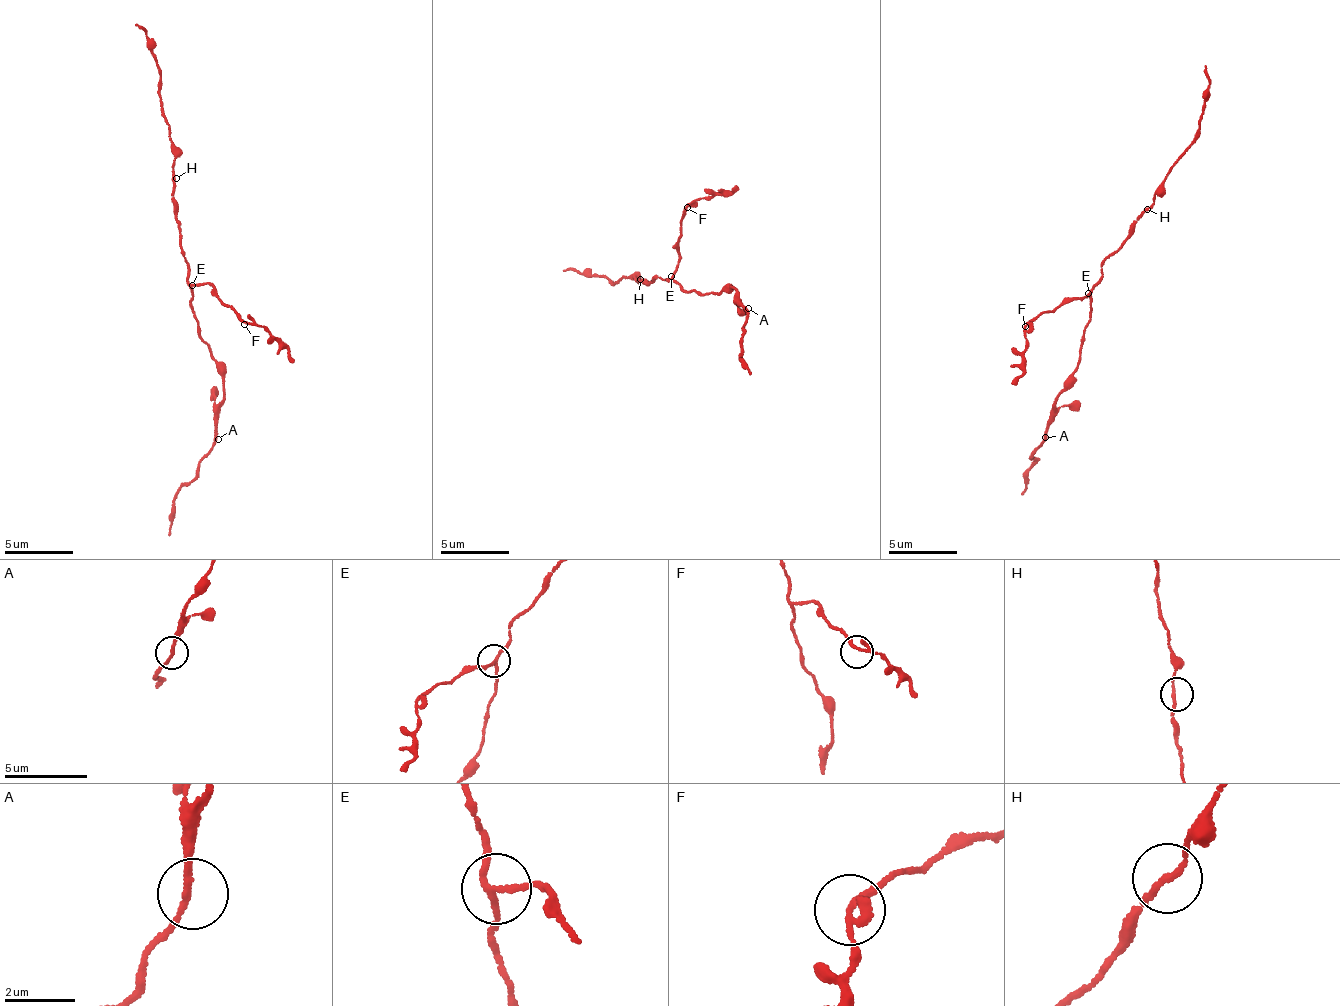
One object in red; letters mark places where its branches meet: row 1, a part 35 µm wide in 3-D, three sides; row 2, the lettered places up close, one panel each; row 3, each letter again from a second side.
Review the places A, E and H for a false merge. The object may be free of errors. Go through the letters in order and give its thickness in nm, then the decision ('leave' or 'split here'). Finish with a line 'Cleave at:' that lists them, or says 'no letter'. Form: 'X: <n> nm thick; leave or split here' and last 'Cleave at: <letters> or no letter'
A: 160 nm thick; leave
E: 160 nm thick; split here
H: 160 nm thick; leave
Cleave at: E

